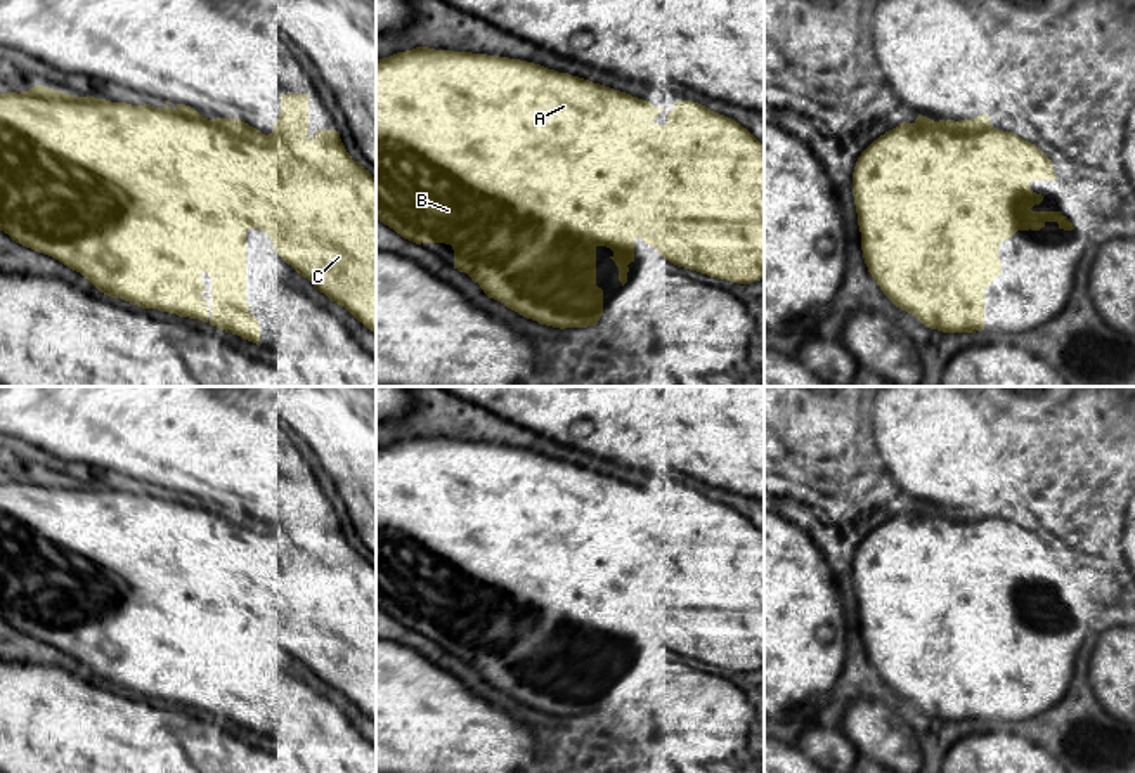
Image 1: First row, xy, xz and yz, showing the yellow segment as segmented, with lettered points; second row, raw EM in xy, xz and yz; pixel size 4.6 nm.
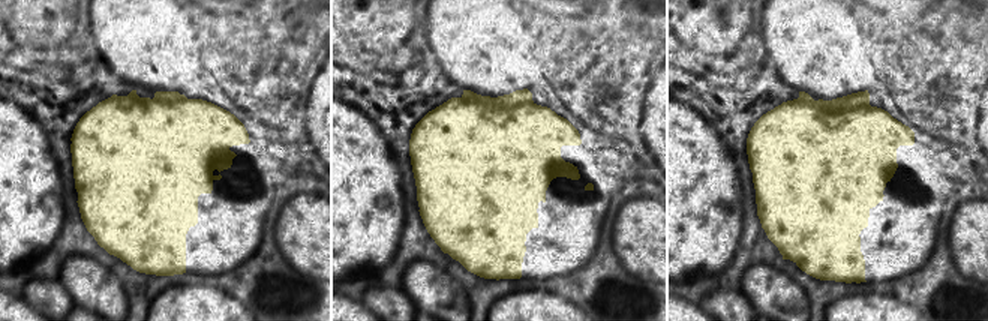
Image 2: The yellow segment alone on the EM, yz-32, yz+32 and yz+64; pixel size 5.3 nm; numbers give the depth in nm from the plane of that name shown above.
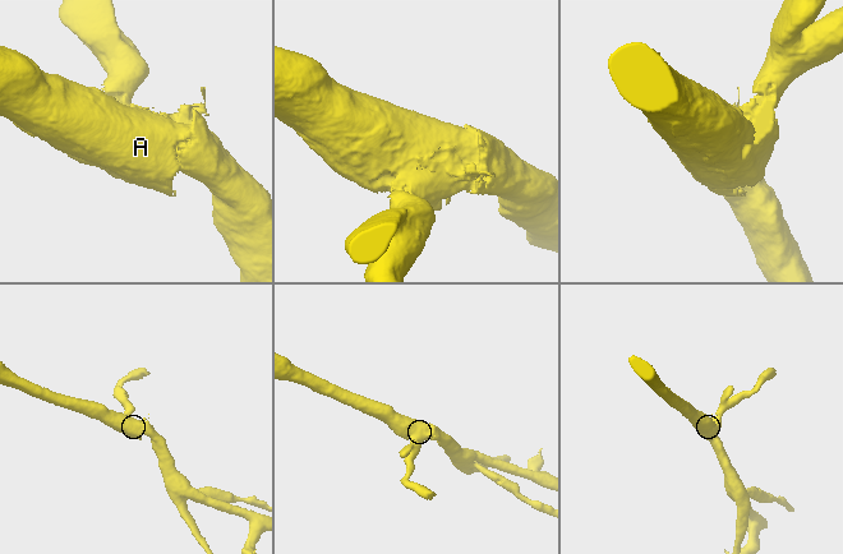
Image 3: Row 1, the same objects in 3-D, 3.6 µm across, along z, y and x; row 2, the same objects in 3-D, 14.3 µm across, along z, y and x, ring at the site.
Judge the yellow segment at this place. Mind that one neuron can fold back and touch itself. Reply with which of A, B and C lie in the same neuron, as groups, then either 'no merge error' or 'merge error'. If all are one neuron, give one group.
A B C | no merge error

